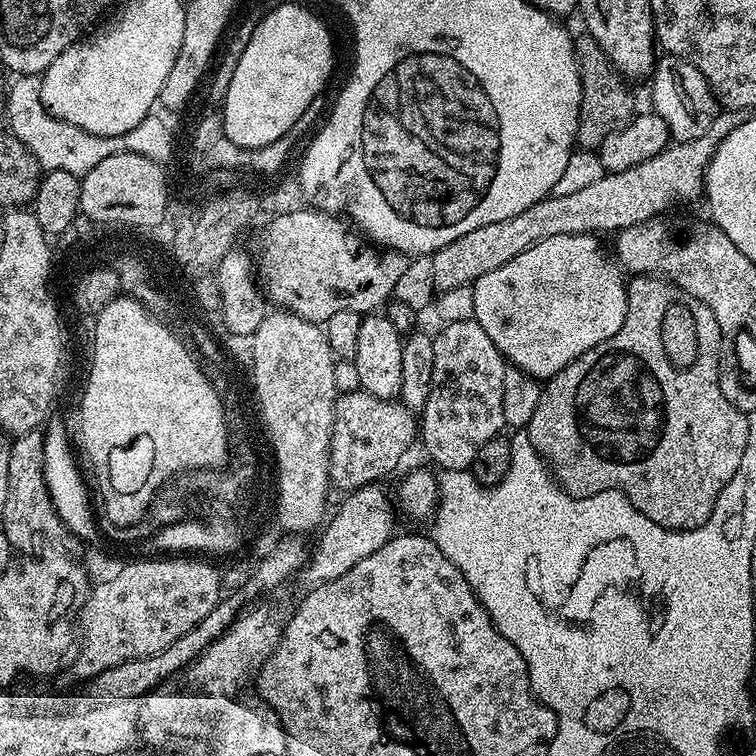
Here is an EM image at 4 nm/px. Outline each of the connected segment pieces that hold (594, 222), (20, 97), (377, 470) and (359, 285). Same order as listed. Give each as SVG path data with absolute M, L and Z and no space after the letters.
M721 111L714 118L714 122L710 122L710 130L706 130L706 134L698 138L669 143L667 148L654 154L654 158L630 170L609 172L598 178L598 182L590 182L590 186L585 186L575 194L549 194L534 206L530 206L530 210L522 210L522 214L514 218L490 222L490 226L478 226L478 230L470 230L470 234L454 238L454 242L442 246L430 256L437 293L475 284L478 278L482 278L482 274L490 274L490 270L506 266L510 258L522 254L522 250L546 238L583 232L615 234L621 228L643 224L645 220L659 217L664 214L660 212L666 211L676 202L696 200L699 196L701 199L705 195L704 176L708 173L716 147L740 125L741 119L739 111Z
M35 73L15 77L6 100L8 128L30 150L43 171L65 170L68 174L85 176L105 158L113 154L138 153L164 164L174 150L174 138L168 125L157 114L149 114L136 124L134 130L114 136L90 135L80 127L48 114L41 100L42 78Z
M363 390L345 392L337 399L332 423L332 437L328 451L328 478L333 485L336 484L343 490L355 490L383 481L383 476L388 476L400 464L400 459L408 452L408 447L418 440L417 417L401 404L399 399L383 400L374 394Z
M303 206L297 212L285 216L273 215L266 224L268 237L258 256L258 280L262 291L277 309L298 314L311 324L323 325L341 310L354 310L361 314L372 314L383 309L393 299L409 257L403 252L385 250L369 242L347 219L331 212L322 212L311 206Z

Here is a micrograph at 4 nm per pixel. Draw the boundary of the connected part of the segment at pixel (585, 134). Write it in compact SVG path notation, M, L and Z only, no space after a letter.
M587 34L577 35L572 42L572 49L576 51L576 65L580 75L580 85L582 86L582 106L578 114L578 130L576 131L576 142L581 149L599 149L610 134L621 132L633 116L637 115L638 107L632 101L632 92L629 81L619 75L612 67L608 56L594 42L594 38Z

